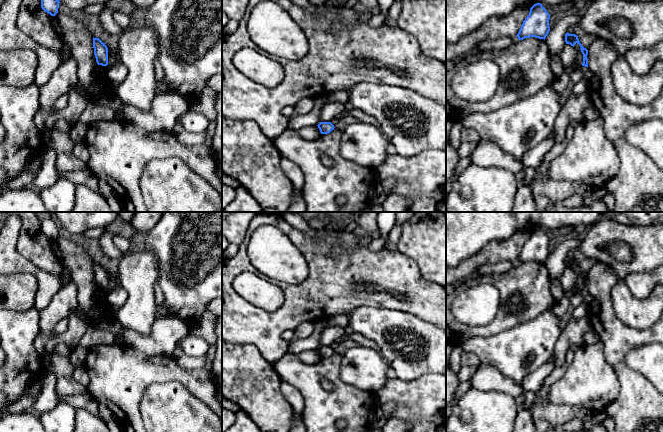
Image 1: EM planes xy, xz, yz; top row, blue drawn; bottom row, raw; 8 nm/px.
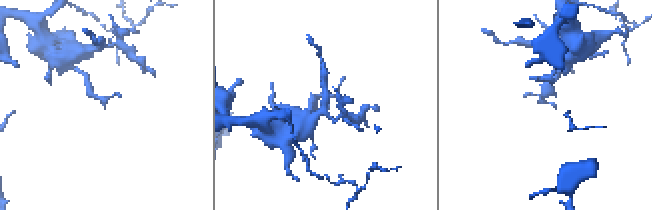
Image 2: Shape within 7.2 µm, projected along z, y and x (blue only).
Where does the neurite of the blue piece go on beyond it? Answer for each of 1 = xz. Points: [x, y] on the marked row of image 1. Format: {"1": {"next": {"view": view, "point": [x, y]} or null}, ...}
{"1": {"next": null}}

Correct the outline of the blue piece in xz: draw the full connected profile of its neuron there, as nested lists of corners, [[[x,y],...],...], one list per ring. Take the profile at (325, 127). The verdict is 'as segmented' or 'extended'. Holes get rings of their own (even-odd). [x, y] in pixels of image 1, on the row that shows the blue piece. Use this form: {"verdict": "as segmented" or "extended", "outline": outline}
{"verdict": "as segmented", "outline": [[[320,122],[317,126],[321,134],[328,134],[335,128],[331,122]]]}

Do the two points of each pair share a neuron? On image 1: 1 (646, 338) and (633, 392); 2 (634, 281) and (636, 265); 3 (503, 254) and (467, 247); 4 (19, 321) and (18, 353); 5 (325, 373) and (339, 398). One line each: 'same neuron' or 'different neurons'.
1: same neuron
2: different neurons
3: different neurons
4: same neuron
5: same neuron

